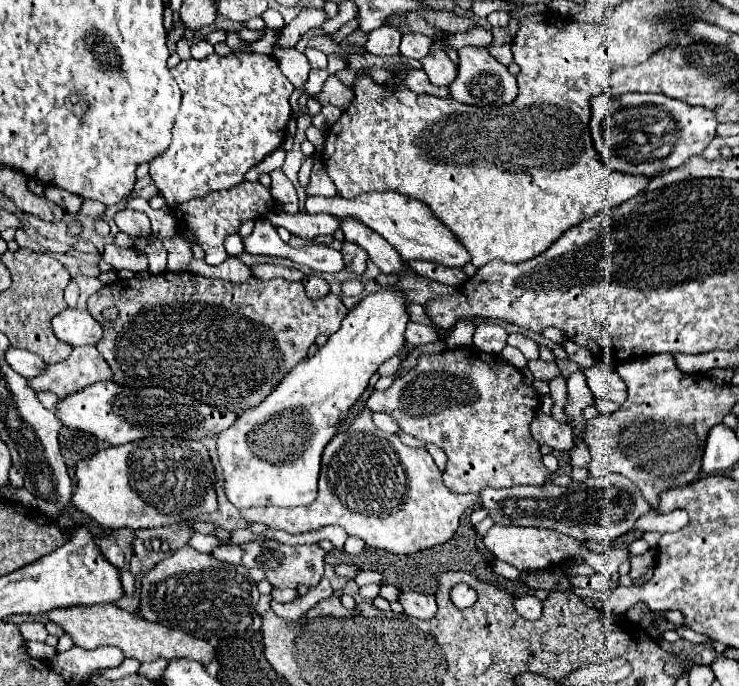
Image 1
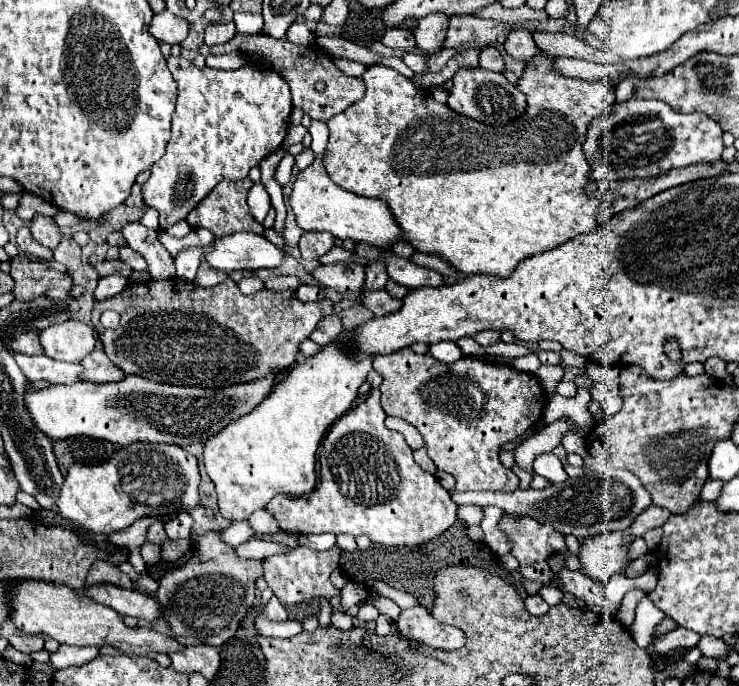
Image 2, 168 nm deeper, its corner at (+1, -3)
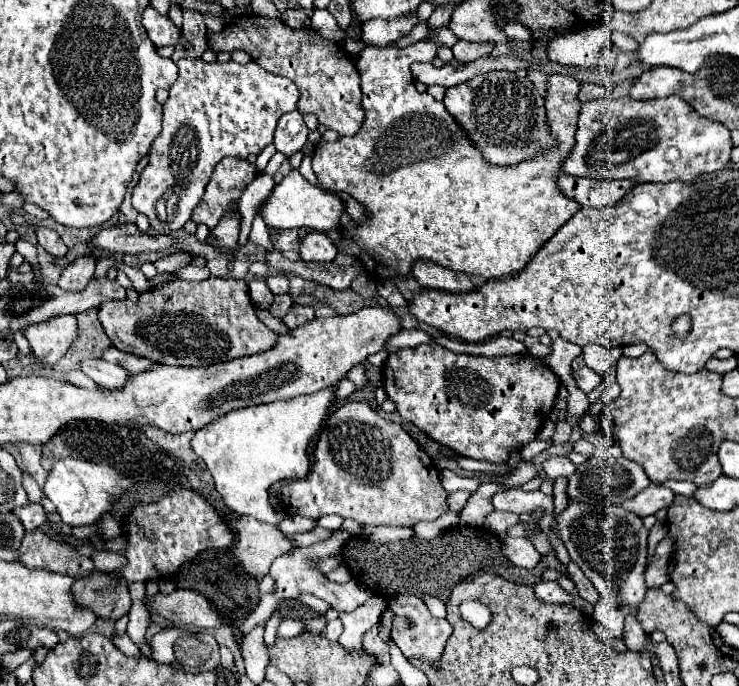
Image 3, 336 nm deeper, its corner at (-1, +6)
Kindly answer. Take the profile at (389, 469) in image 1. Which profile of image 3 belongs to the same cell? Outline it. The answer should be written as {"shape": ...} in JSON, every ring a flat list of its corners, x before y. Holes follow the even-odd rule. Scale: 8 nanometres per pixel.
{"shape":[[358,401,358,403,346,403,342,405,340,409,334,411,334,415,328,417,324,429,320,431,320,437,316,441,316,447,314,447,314,461,312,461,312,467,310,467,310,473,308,477,304,479,296,479,296,481,290,481,282,487,282,507,288,515,304,515,304,517,310,517,310,519,320,519,324,515,332,515,332,513,338,513,342,517,350,517,358,523,368,523,368,525,416,525,420,521,434,521,438,519,442,513,446,513,446,491,444,487,440,485,440,473,438,469,434,469,430,457,418,447,418,443,402,429,402,425,390,421,390,419,384,419,382,415,378,415,368,403,364,401]]}

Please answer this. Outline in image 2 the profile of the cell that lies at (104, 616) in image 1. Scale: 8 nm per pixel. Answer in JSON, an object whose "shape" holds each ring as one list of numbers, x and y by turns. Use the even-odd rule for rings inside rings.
{"shape":[[22,580,12,594,12,622,26,634,46,634,60,644,70,646,112,646,128,656,146,656,148,652,172,654,186,646,178,640,156,632,154,628,130,628,122,622,122,616,104,604,90,598,82,598,66,586,52,586,44,580]]}

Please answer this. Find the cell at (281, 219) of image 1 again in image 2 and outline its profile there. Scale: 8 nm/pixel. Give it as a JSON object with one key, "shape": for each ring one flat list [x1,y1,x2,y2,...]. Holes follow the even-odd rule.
{"shape":[[304,232,300,250,304,258,322,258,334,246,334,236,326,232]]}

